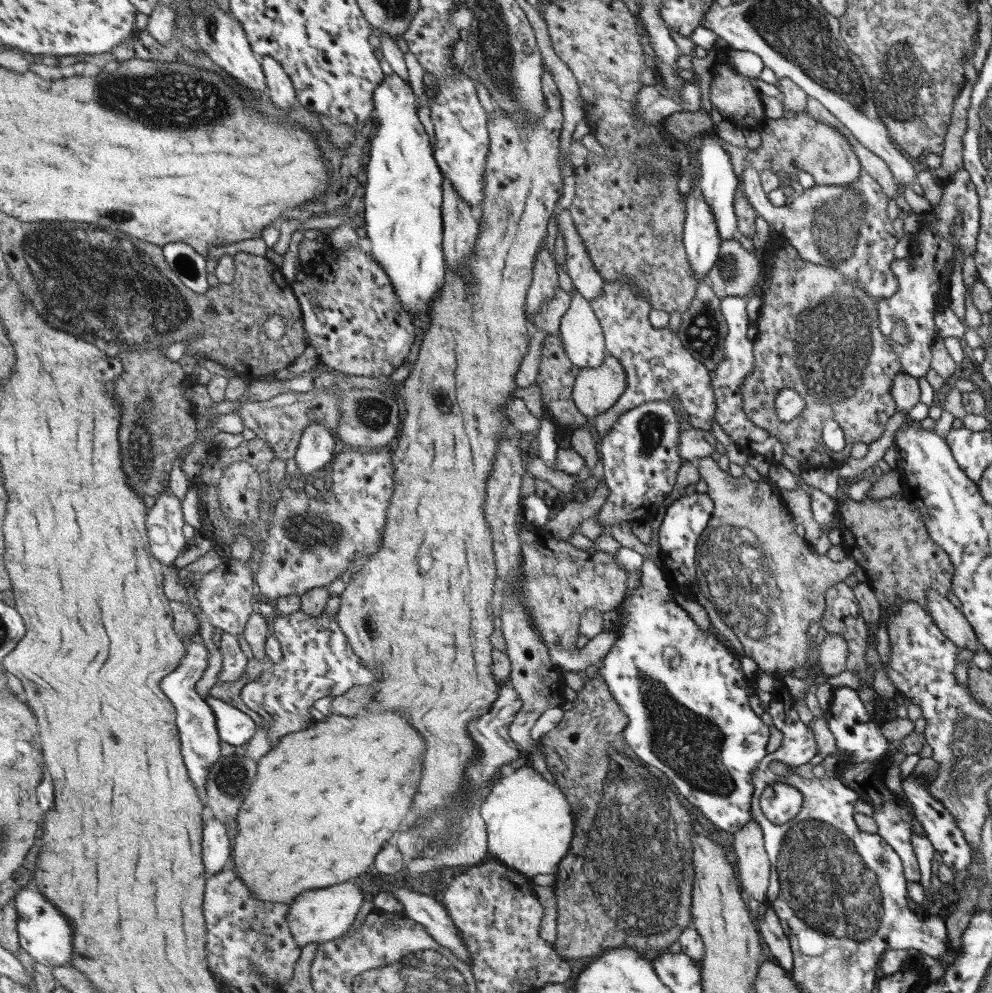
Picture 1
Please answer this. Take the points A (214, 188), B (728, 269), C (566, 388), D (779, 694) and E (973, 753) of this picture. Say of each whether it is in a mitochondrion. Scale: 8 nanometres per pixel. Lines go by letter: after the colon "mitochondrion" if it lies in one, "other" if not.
A: other
B: mitochondrion
C: other
D: other
E: mitochondrion

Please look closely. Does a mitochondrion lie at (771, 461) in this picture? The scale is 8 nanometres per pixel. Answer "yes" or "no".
no

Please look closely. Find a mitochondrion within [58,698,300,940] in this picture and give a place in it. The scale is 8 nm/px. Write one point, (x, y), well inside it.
(231, 777)

